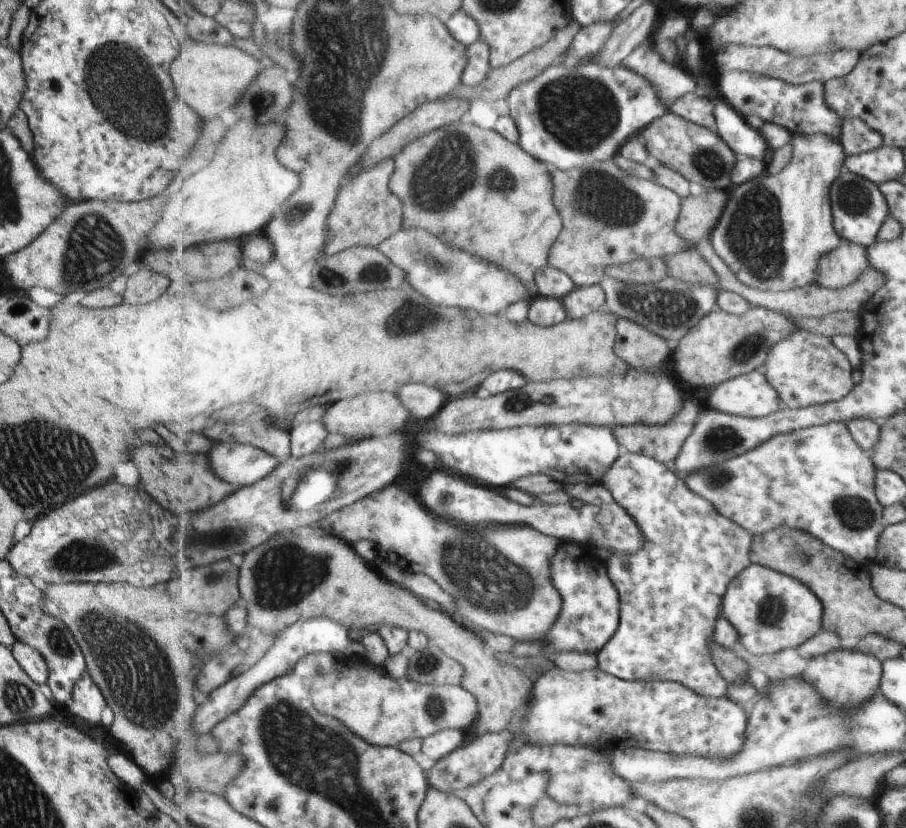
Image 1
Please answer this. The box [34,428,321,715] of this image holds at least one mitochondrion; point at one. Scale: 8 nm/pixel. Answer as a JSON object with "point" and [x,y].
{"point":[79,557]}

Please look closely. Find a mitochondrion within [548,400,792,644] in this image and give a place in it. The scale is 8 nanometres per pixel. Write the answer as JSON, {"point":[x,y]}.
{"point":[720,439]}

